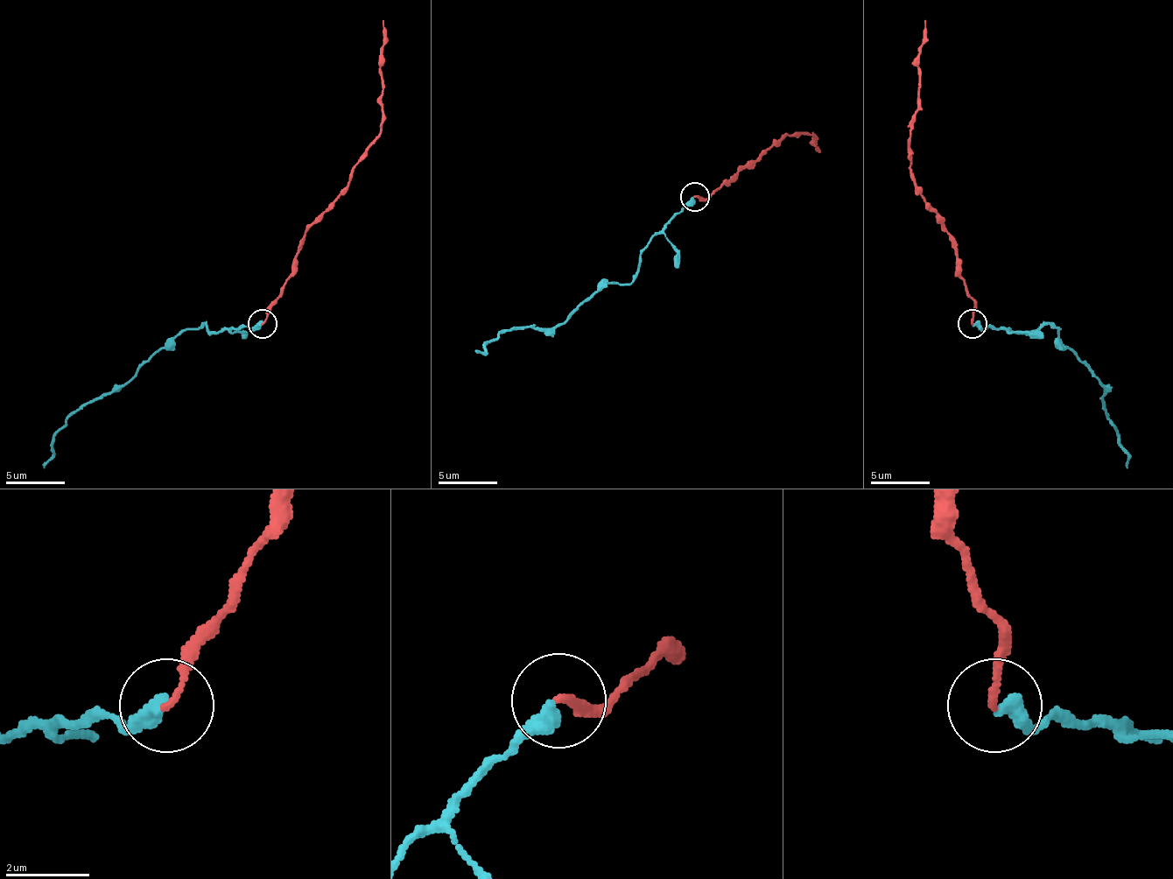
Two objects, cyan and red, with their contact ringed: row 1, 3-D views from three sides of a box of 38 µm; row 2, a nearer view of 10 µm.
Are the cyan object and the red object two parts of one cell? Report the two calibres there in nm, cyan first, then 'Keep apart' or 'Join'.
Thickness 440 nm (cyan) against 150 nm. Keep apart

